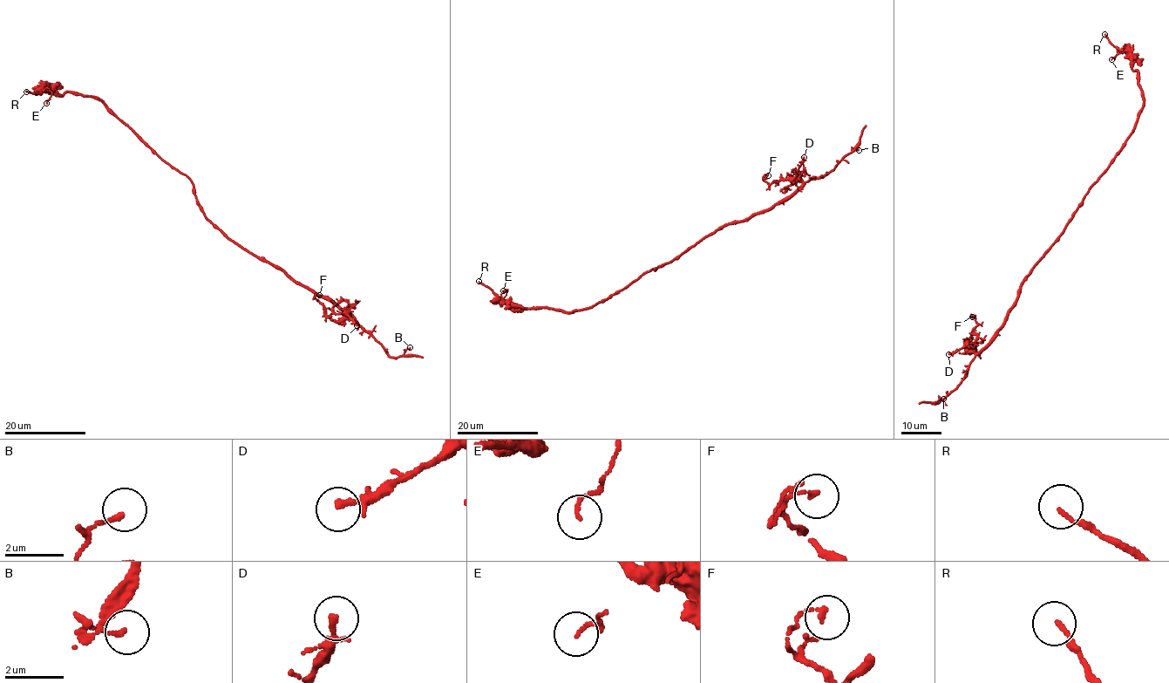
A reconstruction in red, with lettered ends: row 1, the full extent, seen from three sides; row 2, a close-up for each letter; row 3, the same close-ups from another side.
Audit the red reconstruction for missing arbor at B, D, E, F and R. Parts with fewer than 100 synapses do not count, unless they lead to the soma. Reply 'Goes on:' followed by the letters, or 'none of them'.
Goes on: none of them

